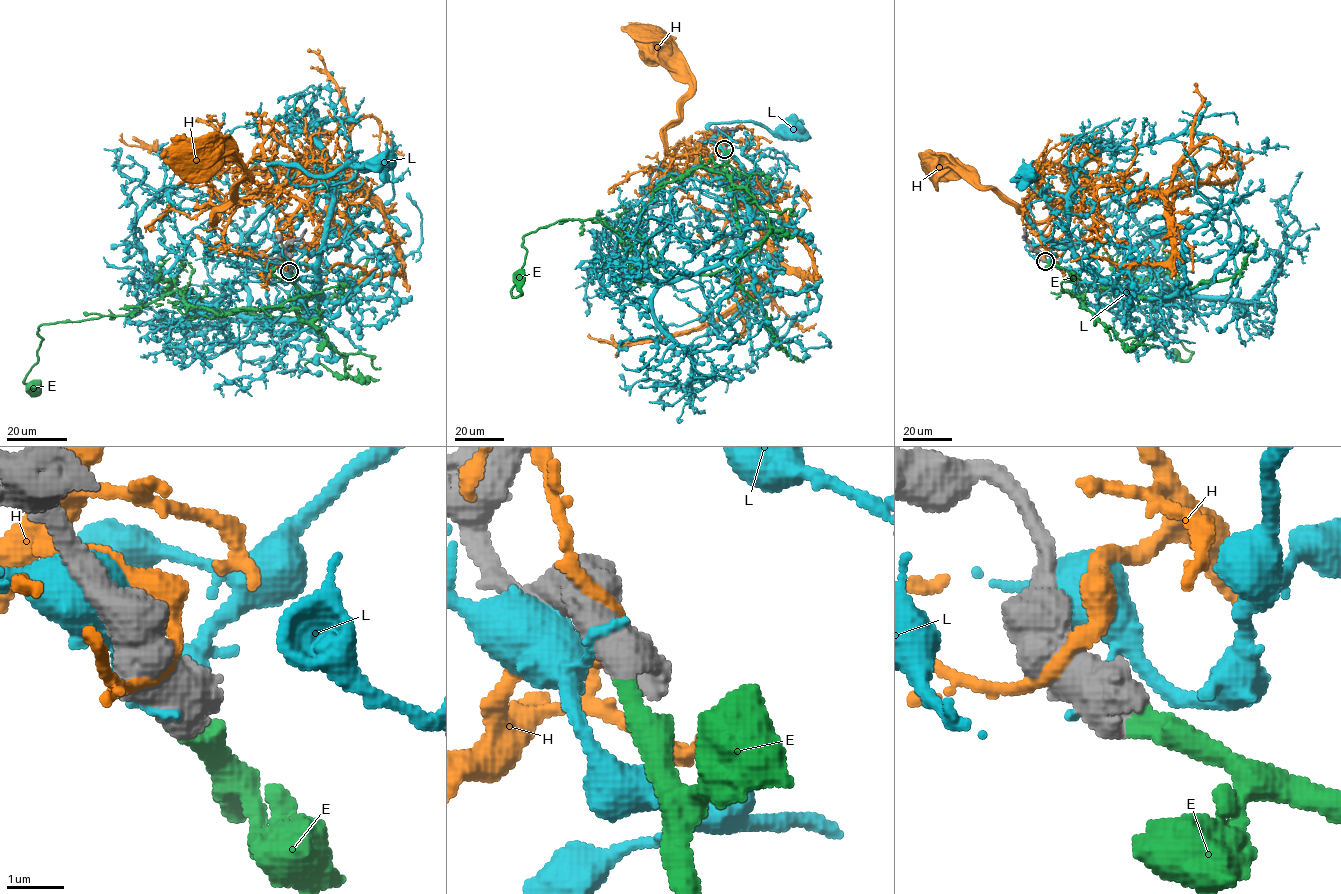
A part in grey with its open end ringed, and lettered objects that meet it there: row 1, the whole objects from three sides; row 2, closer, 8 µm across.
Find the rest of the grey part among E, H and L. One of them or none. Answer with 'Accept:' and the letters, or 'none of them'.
Accept: E

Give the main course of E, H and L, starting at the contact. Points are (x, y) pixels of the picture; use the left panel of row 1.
E: (290, 271), (313, 316), (215, 310), (171, 291), (130, 313), (41, 324), (24, 380), (34, 386)
H: (288, 268), (298, 199), (260, 187), (217, 221), (246, 168), (229, 152), (201, 150)
L: (288, 270), (314, 253), (317, 285), (307, 293), (248, 240), (279, 196), (269, 165), (314, 175), (383, 165)

